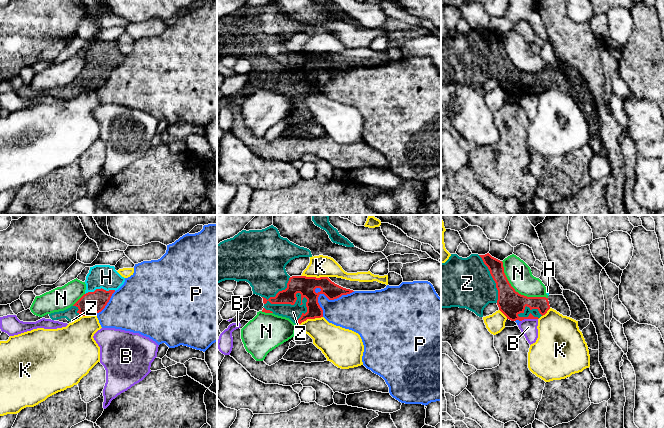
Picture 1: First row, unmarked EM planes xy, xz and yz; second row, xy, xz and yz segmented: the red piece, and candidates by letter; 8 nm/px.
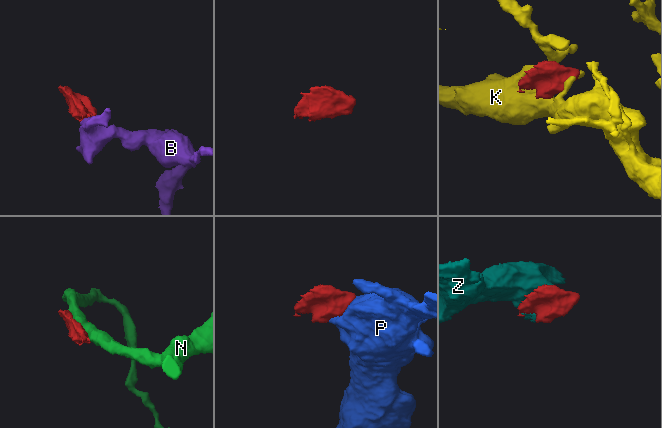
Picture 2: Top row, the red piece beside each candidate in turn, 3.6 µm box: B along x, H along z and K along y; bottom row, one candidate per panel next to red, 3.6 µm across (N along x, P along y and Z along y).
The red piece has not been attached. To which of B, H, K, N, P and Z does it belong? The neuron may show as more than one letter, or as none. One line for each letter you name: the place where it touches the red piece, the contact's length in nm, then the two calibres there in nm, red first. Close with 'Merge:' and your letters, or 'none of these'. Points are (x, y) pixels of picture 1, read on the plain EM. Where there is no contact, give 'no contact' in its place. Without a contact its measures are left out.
H: meets red in xy at (101, 64); contact 260 nm long; 190 nm thick on the red side, 190 nm on the other
Z: meets red in xz at (294, 78); contact 380 nm long; 150 nm thick on the red side, 120 nm on the other
Merge: H, Z

